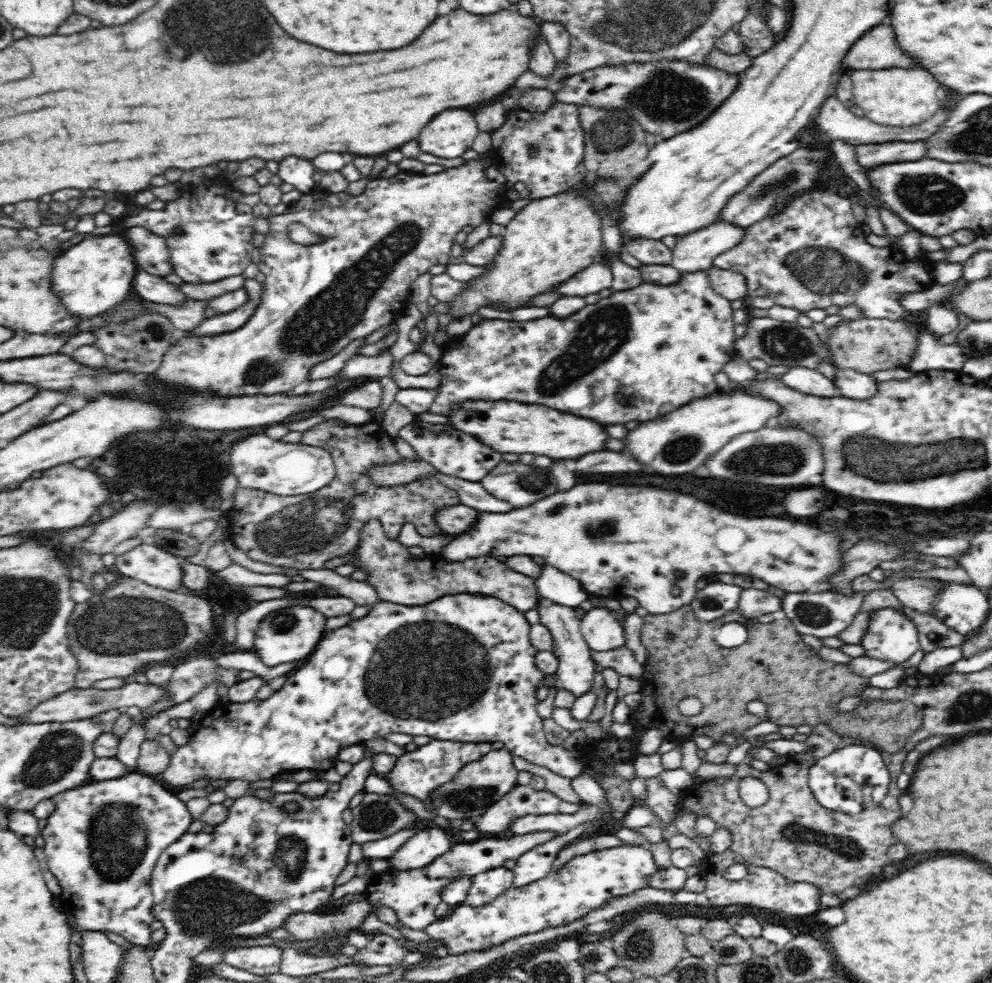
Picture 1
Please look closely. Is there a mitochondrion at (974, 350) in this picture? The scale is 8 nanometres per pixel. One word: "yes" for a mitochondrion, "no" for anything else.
no

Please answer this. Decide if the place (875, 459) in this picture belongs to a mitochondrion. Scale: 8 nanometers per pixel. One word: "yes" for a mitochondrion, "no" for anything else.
yes

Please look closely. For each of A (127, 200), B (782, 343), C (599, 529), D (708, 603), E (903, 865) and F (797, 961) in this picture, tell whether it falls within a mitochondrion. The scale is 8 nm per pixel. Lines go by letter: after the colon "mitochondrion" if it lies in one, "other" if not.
A: other
B: mitochondrion
C: mitochondrion
D: mitochondrion
E: other
F: mitochondrion

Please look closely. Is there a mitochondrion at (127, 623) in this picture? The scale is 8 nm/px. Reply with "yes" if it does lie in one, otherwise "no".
yes

